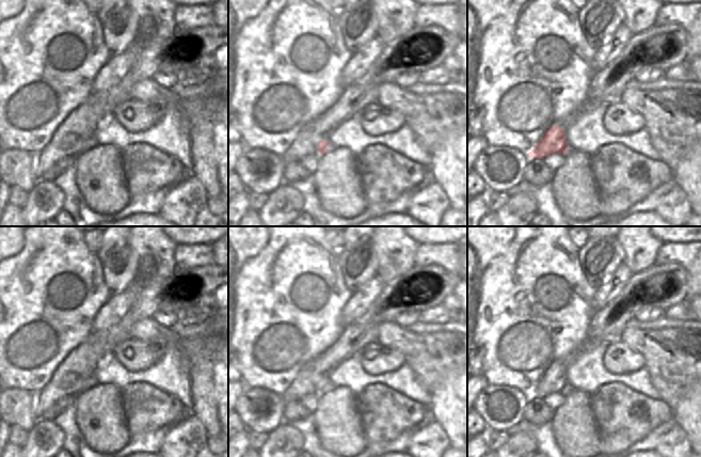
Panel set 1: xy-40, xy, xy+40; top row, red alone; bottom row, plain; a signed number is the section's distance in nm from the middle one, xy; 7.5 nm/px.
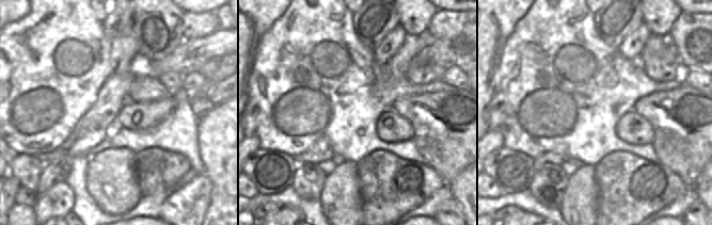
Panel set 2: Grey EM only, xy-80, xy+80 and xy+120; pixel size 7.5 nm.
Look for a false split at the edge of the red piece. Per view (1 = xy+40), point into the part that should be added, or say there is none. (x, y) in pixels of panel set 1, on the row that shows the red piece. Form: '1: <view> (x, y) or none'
1: xy+40 (560, 124)

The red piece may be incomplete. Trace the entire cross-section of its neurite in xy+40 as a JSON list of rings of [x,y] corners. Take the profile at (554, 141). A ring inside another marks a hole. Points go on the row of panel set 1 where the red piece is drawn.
[[[556,122],[546,130],[540,142],[527,154],[529,158],[543,159],[554,154],[569,152],[565,130],[568,127],[562,122]]]

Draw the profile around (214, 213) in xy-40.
[[[207,196],[205,206],[196,215],[194,226],[228,226],[228,196]]]

